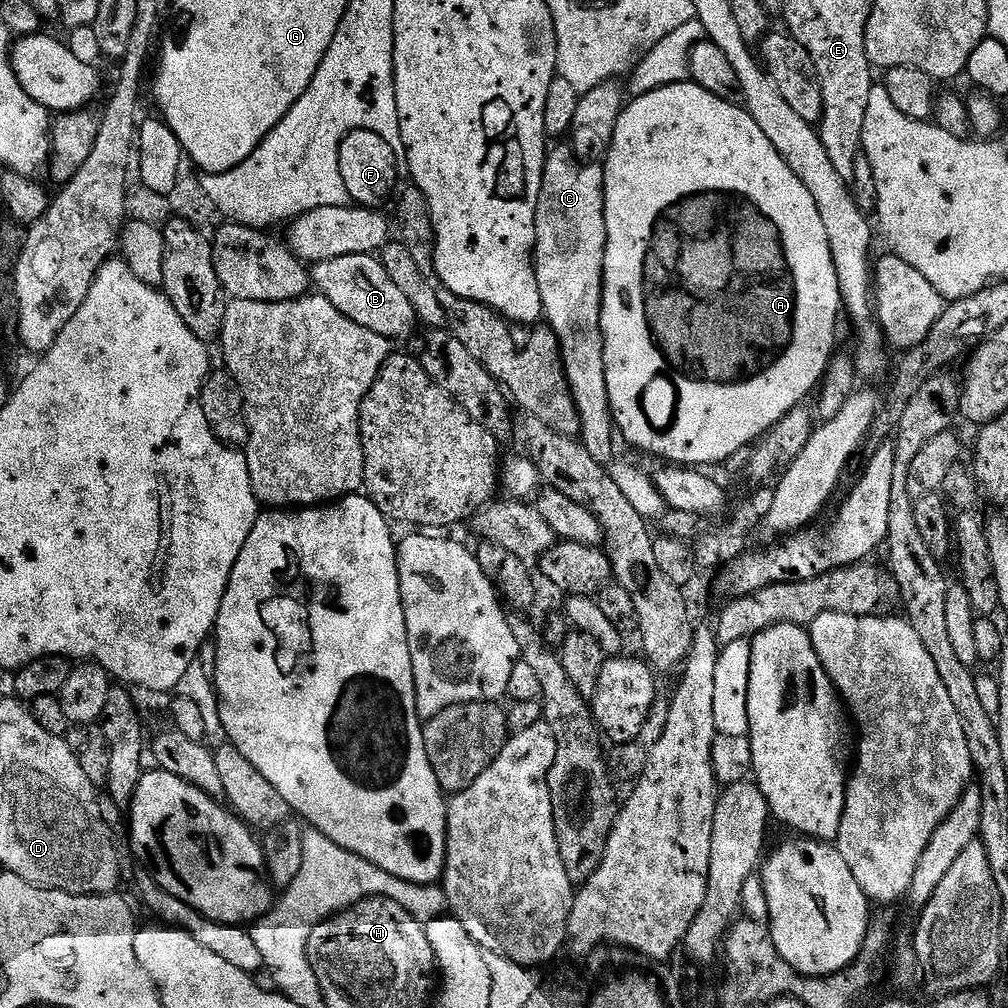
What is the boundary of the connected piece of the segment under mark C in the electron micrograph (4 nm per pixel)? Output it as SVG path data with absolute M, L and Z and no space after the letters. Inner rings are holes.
M569 145L552 149L545 157L542 190L539 191L538 210L535 212L536 247L534 263L538 290L542 294L542 306L547 327L560 340L560 353L564 372L572 386L572 396L580 409L580 441L598 463L613 463L612 436L614 421L608 407L606 374L604 373L604 335L600 329L600 311L604 301L604 251L606 234L606 206L604 205L604 169L597 164L580 164L581 157Z

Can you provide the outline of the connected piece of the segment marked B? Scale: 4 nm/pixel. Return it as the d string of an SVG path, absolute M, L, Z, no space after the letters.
M346 254L342 258L326 258L311 265L310 284L319 295L326 297L334 310L346 314L350 322L358 322L358 326L366 326L366 330L384 336L390 342L396 342L399 336L408 336L418 328L414 306L410 306L406 294L402 294L402 289L394 282L394 278L390 278L386 266L382 266L382 262L375 255Z

